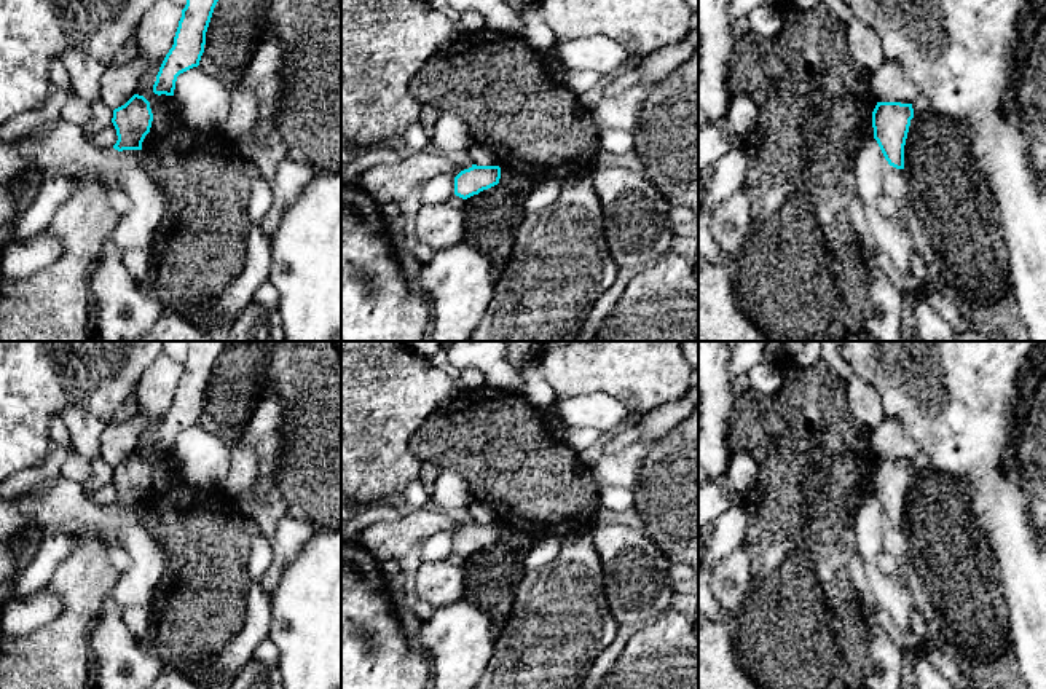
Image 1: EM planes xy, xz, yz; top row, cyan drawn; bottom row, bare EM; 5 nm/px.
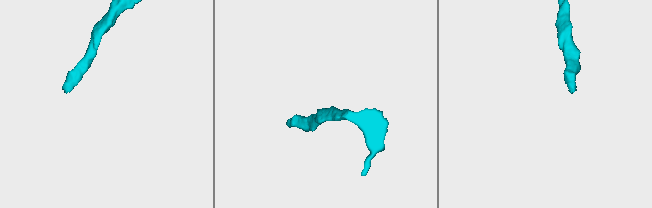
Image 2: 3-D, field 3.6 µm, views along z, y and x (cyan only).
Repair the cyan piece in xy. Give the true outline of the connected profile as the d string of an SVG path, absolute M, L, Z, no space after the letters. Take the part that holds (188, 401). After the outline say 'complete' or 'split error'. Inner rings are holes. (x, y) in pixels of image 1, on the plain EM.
M188 341L187 362L166 411L153 450L174 453L177 434L199 423L206 402L206 389L218 356L234 341Z | complete

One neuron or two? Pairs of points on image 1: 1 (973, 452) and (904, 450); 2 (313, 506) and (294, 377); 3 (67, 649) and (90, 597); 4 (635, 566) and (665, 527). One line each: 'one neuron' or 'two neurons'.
1: two neurons
2: one neuron
3: one neuron
4: two neurons

